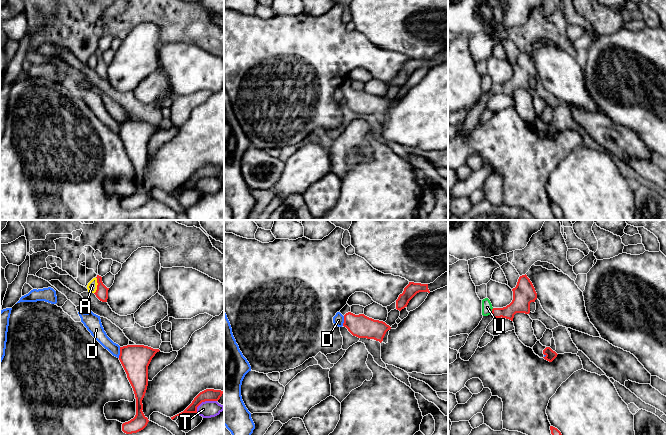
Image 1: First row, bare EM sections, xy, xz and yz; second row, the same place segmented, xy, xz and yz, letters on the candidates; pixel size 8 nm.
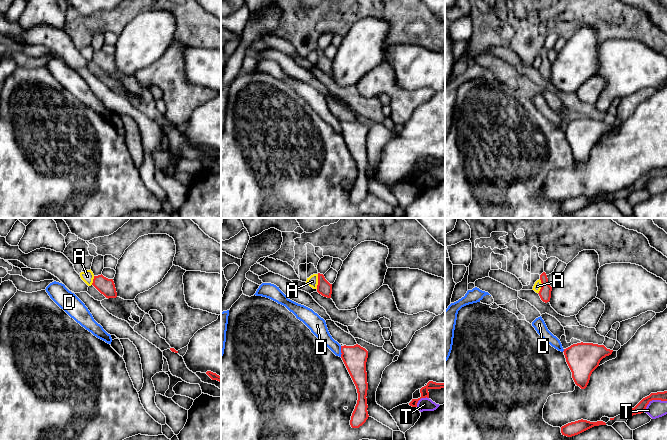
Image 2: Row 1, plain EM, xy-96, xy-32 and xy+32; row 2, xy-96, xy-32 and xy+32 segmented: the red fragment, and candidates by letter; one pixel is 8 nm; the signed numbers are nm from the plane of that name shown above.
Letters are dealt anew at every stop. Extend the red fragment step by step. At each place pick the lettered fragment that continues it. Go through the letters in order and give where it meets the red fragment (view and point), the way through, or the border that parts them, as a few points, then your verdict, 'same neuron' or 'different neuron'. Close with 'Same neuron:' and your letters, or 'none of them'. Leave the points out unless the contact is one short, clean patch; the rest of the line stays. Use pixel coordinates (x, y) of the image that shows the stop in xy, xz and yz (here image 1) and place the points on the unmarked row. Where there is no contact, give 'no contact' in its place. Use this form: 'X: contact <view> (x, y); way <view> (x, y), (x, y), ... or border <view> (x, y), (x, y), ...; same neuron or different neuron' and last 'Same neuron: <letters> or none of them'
A: contact xy (97, 61); different neuron
D: contact xy (120, 128); border xy (120, 123), (118, 133); different neuron
T: contact xy (204, 177); border xy (216, 176), (203, 177), (197, 183), (196, 188); different neuron
U: contact yz (492, 87); way yz (521, 77), (509, 87), (492, 87), (487, 83); same neuron
Same neuron: U

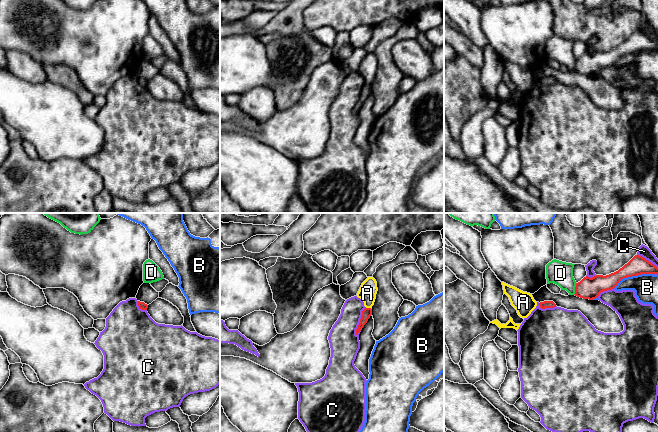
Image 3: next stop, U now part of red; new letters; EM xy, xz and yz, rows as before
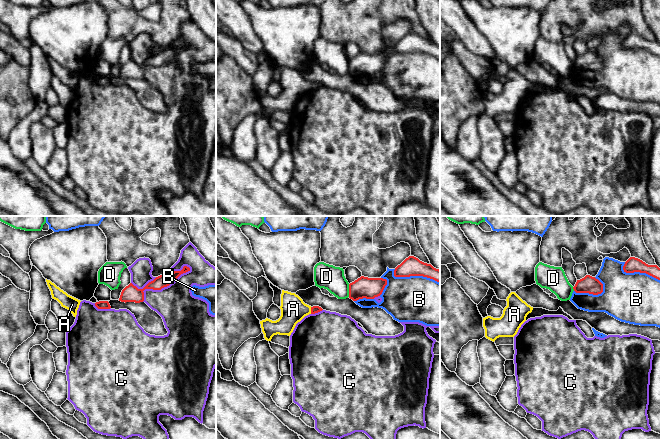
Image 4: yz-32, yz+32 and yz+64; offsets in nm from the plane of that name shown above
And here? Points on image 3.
A: contact xz (368, 84); way xz (367, 88), (368, 84), (367, 69); same neuron
B: contact yz (632, 51); different neuron
C: contact xz (360, 97); different neuron
D: contact yz (575, 65); different neuron
Same neuron: A

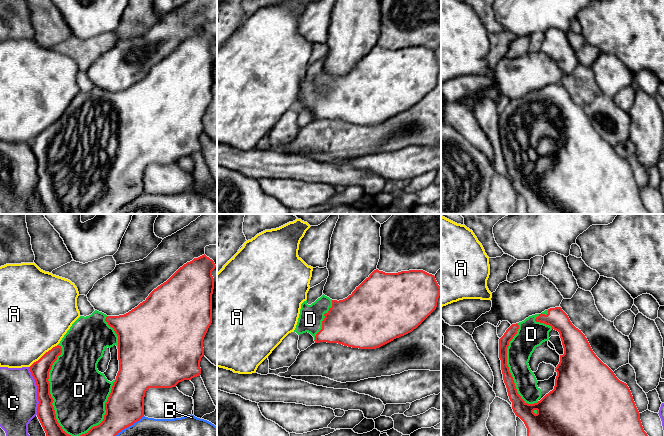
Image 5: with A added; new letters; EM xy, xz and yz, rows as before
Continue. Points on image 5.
A: contact xy (44, 130); different neuron
B: contact xy (128, 202); different neuron
C: contact xy (37, 167); different neuron
D: contact xy (50, 170); same neuron
Same neuron: D

